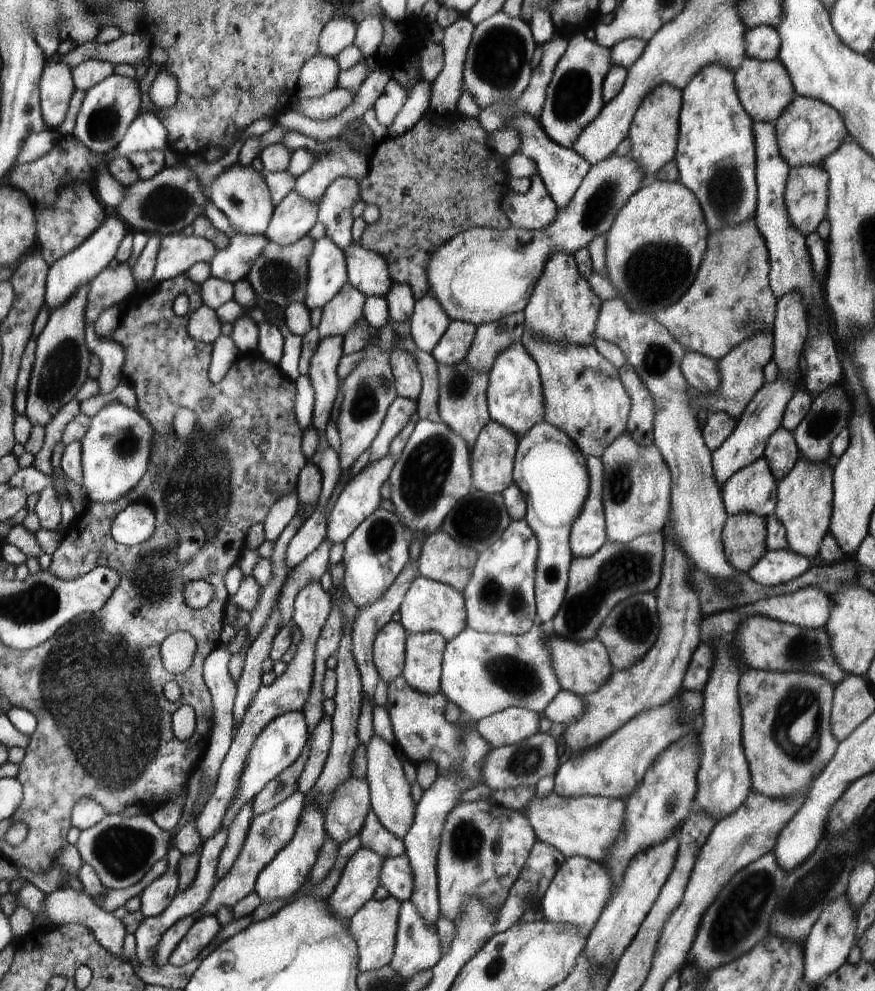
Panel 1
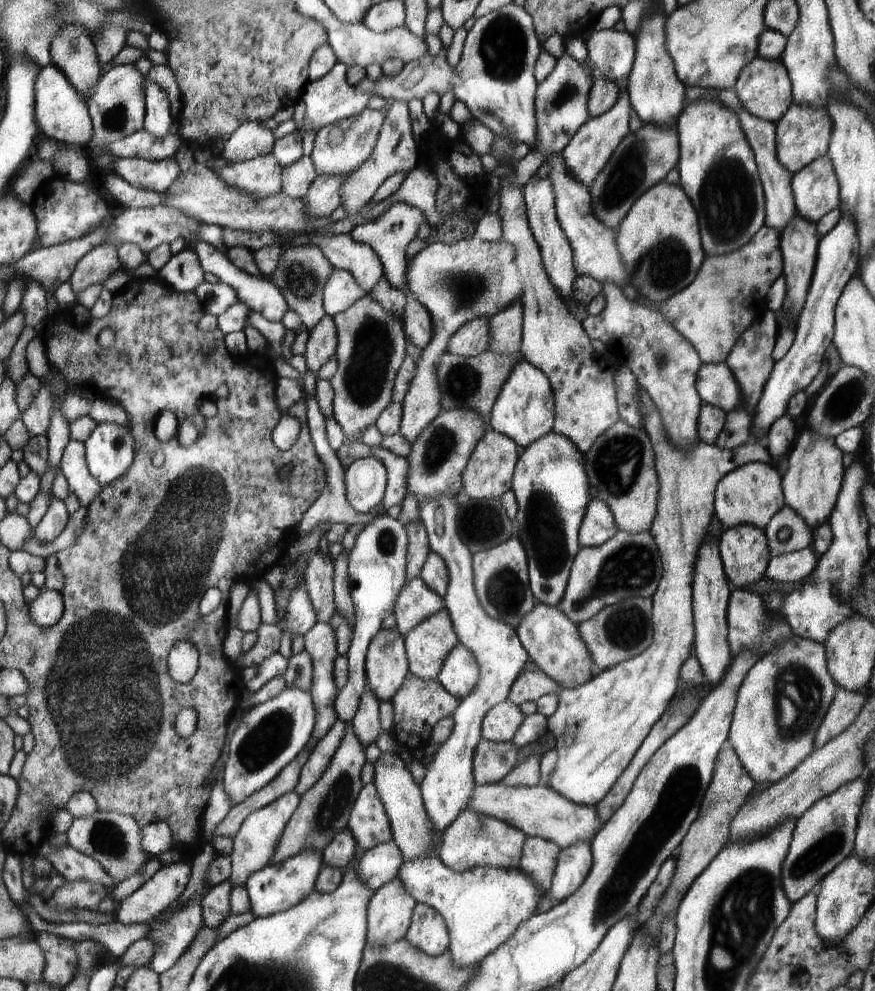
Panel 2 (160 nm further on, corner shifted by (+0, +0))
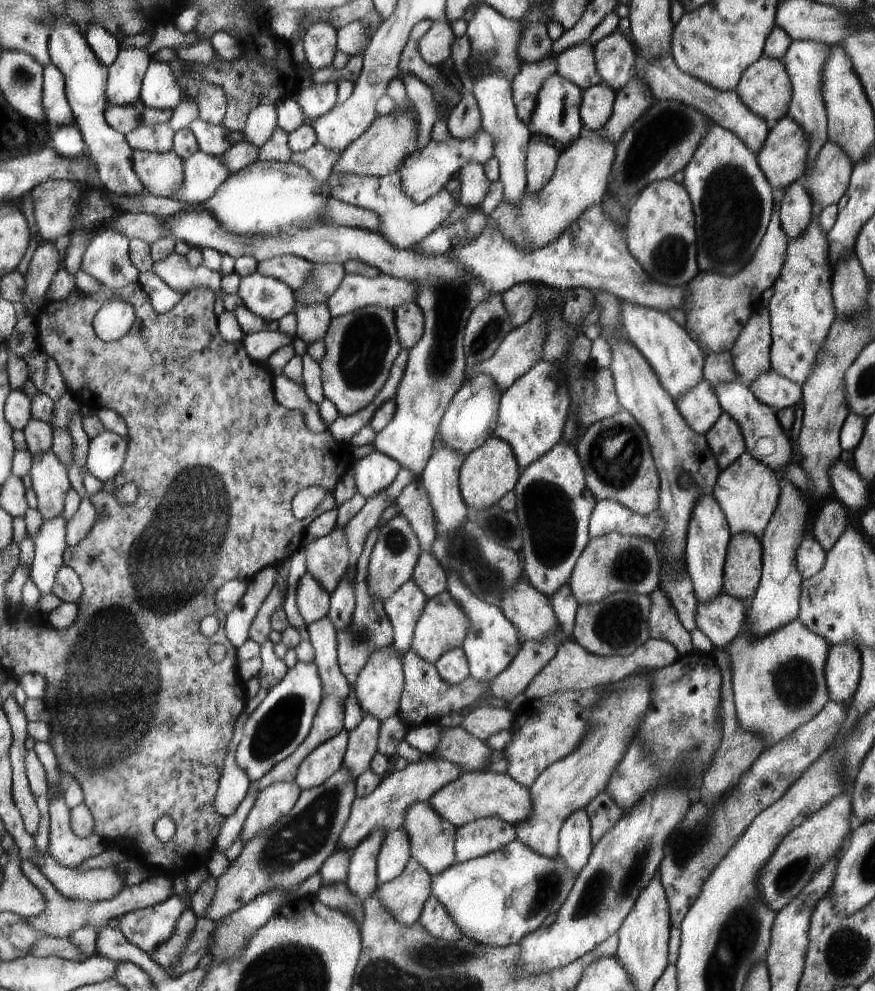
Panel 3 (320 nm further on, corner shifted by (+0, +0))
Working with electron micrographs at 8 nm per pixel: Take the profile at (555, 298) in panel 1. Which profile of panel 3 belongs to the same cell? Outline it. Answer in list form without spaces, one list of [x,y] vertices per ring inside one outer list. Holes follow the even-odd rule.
[[[530,137],[527,144],[527,167],[526,190],[536,194],[552,178],[558,164],[560,150],[554,145],[546,143],[540,137]]]

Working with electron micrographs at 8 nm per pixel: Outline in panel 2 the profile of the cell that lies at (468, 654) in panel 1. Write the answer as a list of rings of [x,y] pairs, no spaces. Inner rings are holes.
[[[459,643],[443,662],[438,680],[448,692],[462,700],[479,682],[479,664],[467,646]]]

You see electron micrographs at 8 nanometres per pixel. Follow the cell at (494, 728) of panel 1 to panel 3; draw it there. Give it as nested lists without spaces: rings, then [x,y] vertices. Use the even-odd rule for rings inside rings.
[[[478,706],[469,713],[465,712],[460,727],[469,735],[485,741],[499,730],[510,730],[512,724],[516,723],[514,718],[514,712],[506,708]]]

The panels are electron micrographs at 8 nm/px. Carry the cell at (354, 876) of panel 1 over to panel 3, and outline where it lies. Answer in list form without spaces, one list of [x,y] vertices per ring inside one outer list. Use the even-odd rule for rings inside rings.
[[[404,826],[386,832],[383,848],[378,856],[378,881],[391,881],[404,870],[412,858],[410,841]]]

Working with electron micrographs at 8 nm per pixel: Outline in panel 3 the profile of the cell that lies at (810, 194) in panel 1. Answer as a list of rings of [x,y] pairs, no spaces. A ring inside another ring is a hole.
[[[827,141],[815,166],[801,180],[813,200],[826,207],[846,196],[853,172],[849,154],[838,143]]]

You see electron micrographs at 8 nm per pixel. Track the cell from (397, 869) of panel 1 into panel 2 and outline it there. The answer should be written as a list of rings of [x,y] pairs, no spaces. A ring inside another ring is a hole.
[[[424,857],[423,859],[416,859],[415,861],[403,860],[402,866],[399,868],[398,878],[403,882],[403,885],[407,888],[408,892],[412,894],[414,898],[416,898],[418,903],[424,903],[428,906],[434,907],[441,915],[443,915],[451,937],[448,950],[450,951],[452,958],[455,960],[455,963],[462,966],[476,966],[476,964],[479,964],[483,958],[486,958],[490,953],[494,953],[499,946],[502,946],[508,942],[508,940],[512,938],[514,934],[516,934],[516,930],[518,930],[519,926],[534,916],[536,905],[538,904],[538,900],[542,898],[542,895],[549,895],[549,892],[544,892],[543,894],[541,886],[528,873],[524,873],[521,870],[522,868],[520,868],[520,866],[518,869],[504,870],[500,867],[489,867],[484,865],[475,866],[474,868],[468,870],[455,871],[452,870],[452,867],[445,865],[438,857]]]

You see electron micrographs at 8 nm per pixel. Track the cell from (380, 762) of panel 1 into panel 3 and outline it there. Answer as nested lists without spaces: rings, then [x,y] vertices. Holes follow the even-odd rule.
[[[428,801],[413,805],[409,809],[403,826],[409,836],[411,856],[424,866],[432,876],[444,873],[456,864],[455,834],[458,828],[440,818],[440,815],[433,810]]]

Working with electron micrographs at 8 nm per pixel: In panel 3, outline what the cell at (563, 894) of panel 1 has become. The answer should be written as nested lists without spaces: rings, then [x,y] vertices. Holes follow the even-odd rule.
[[[585,808],[576,809],[559,829],[558,854],[578,876],[592,852],[594,843],[591,841],[590,815]]]

